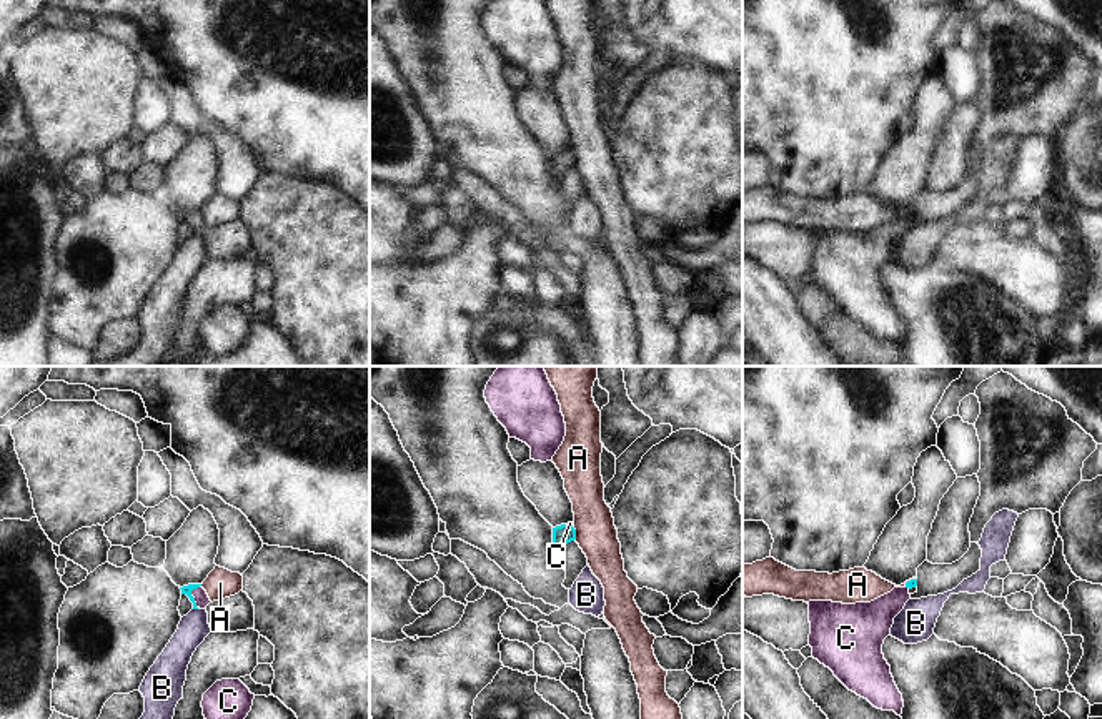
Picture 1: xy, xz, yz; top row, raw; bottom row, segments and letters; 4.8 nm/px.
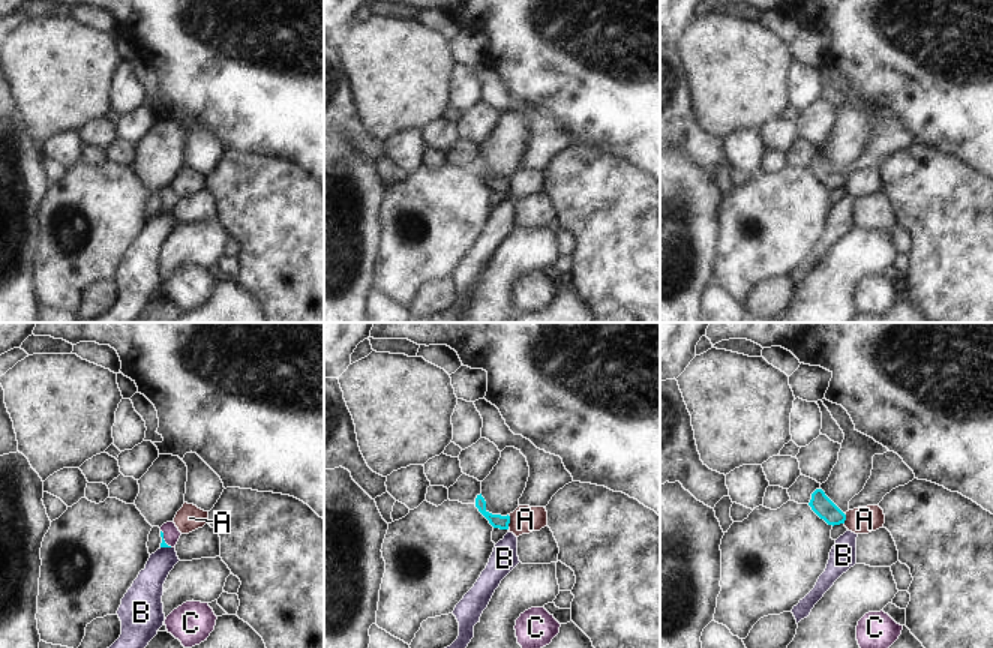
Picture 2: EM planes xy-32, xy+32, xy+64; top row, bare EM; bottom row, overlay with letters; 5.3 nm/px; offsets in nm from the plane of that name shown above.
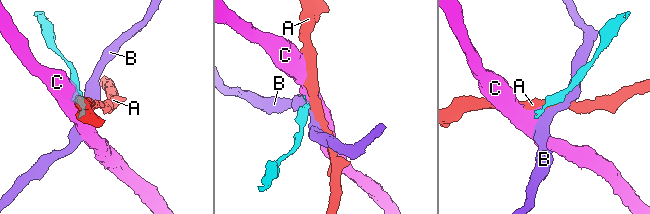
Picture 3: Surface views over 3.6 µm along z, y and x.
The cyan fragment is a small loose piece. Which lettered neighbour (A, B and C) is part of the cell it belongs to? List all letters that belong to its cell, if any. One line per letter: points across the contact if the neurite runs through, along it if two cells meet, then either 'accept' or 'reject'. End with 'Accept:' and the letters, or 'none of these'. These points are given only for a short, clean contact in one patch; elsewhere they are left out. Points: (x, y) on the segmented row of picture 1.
A: along xz (573, 528), (575, 540) | reject
B: along xy (198, 608), (193, 609) | reject
C: across xy (187, 590), (192, 596), (202, 599) | accept
Accept: C

